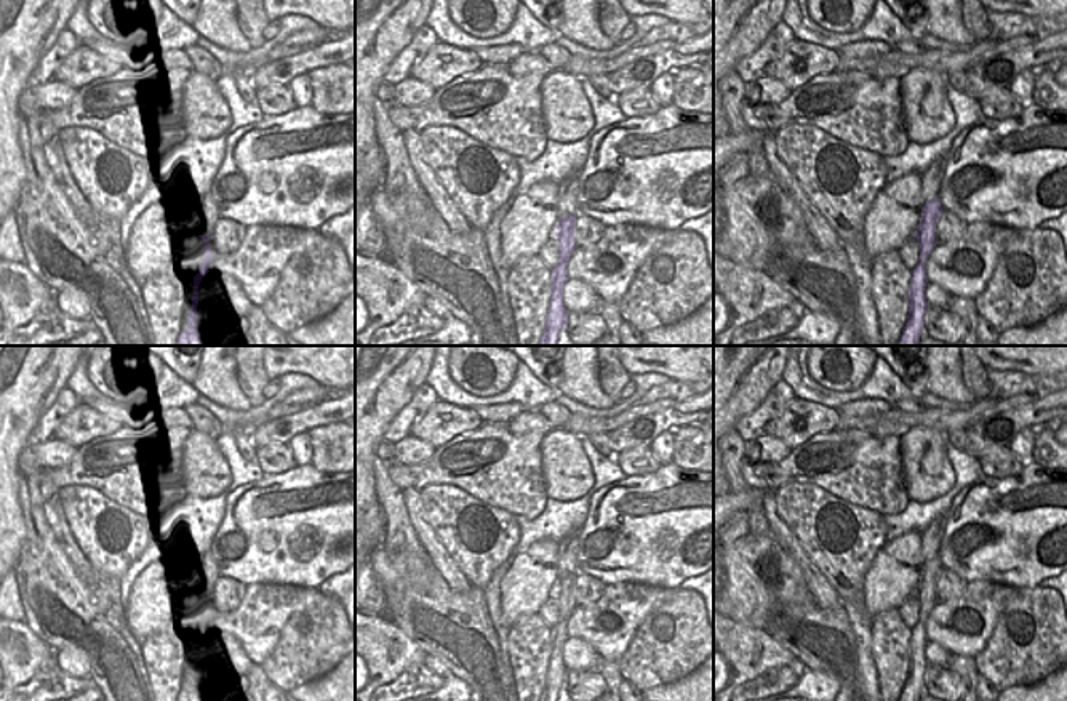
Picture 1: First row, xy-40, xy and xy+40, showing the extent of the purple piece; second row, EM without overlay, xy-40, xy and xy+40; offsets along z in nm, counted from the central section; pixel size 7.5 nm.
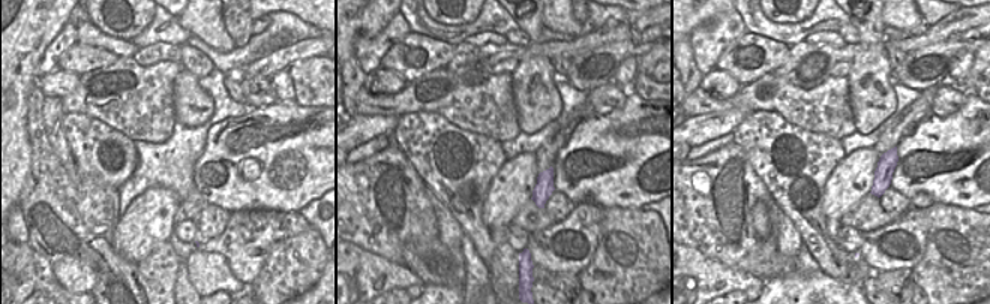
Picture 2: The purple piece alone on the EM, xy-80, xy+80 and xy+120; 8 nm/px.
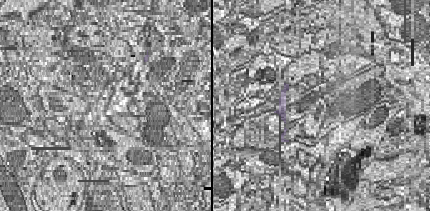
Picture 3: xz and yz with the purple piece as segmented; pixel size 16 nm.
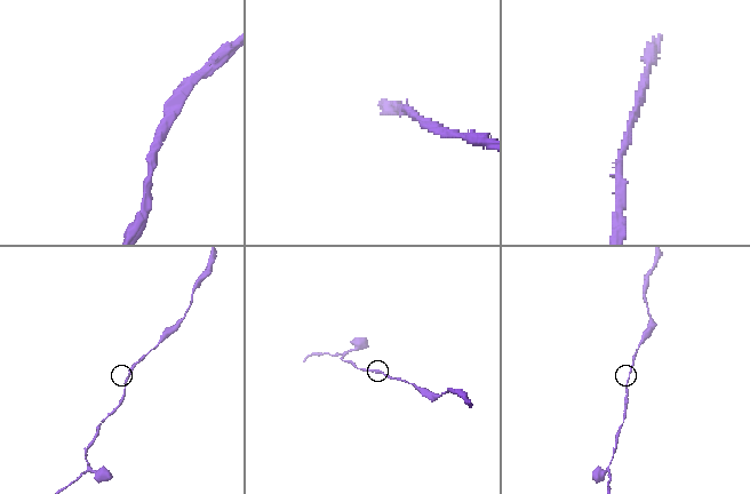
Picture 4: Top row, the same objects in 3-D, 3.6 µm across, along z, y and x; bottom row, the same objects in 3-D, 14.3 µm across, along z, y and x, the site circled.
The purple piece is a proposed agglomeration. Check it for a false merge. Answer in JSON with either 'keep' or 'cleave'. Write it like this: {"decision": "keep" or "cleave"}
{"decision": "keep"}

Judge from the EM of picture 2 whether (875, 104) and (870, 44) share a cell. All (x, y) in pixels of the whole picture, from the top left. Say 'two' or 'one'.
one

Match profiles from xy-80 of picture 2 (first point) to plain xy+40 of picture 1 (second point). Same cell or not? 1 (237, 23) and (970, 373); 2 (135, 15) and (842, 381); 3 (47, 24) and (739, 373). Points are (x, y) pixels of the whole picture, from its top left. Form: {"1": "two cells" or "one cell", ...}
{"1": "one cell", "2": "one cell", "3": "one cell"}

